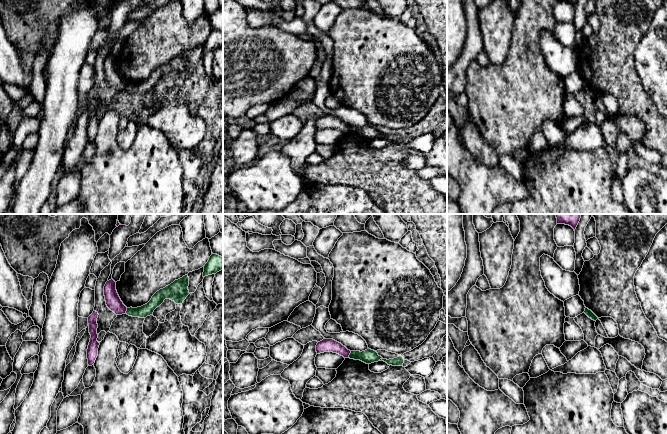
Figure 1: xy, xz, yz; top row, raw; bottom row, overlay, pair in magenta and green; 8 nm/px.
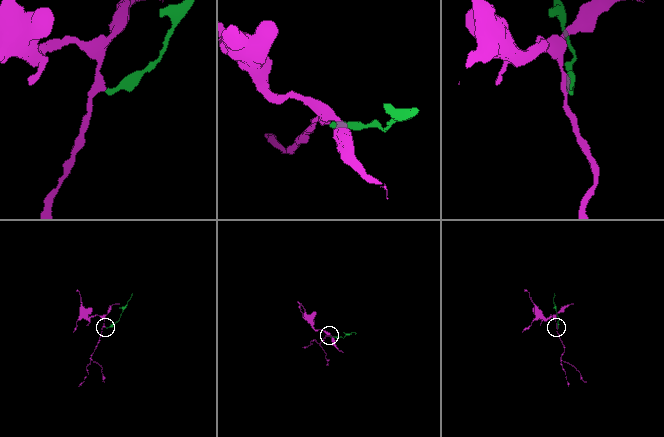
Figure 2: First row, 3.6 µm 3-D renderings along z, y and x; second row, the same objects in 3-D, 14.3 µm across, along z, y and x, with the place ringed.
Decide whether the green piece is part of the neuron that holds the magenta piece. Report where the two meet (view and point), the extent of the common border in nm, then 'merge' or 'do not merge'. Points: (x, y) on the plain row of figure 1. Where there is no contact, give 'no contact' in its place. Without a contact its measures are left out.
xz (349, 130) | 70 nm | do not merge

